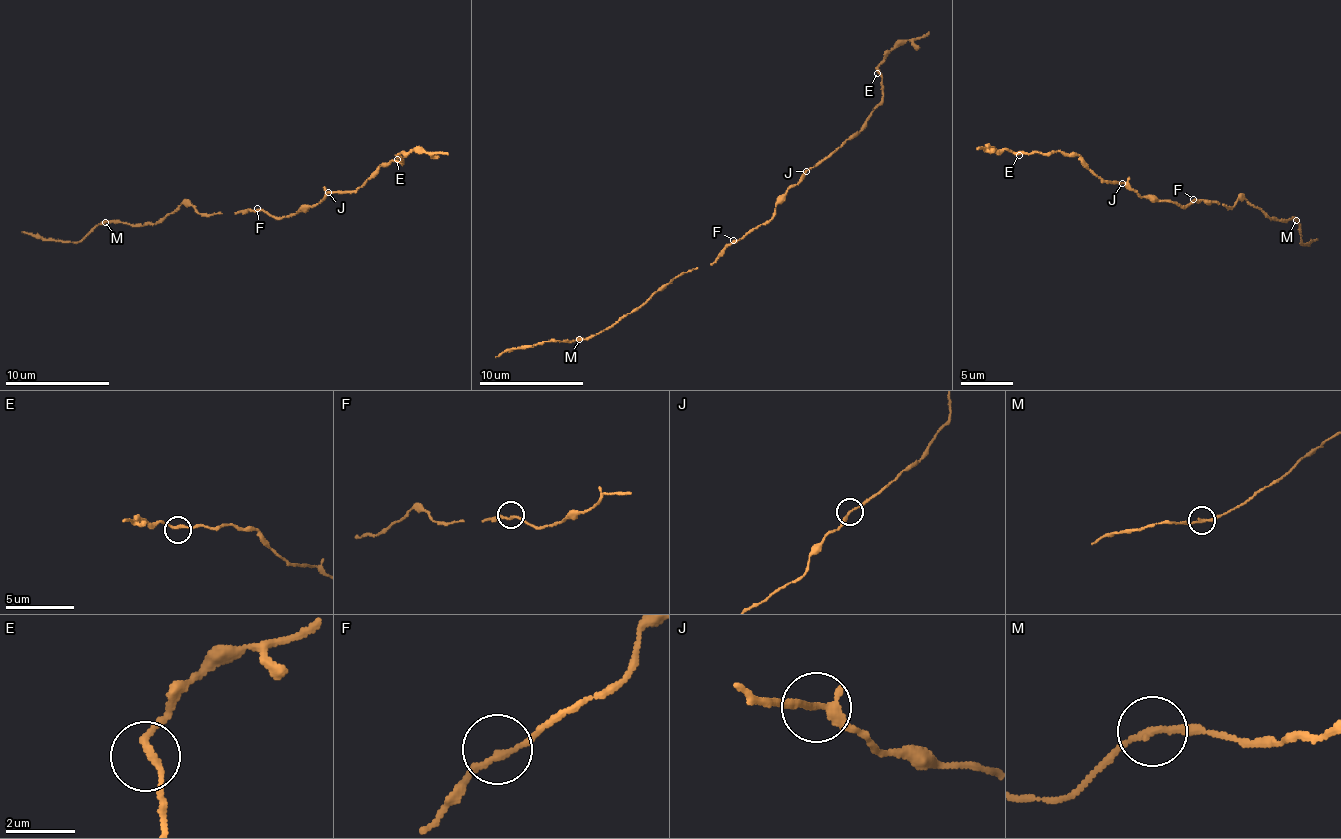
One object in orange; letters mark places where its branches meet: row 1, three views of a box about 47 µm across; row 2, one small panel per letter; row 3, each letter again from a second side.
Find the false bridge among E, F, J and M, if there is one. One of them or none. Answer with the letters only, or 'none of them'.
none of them

